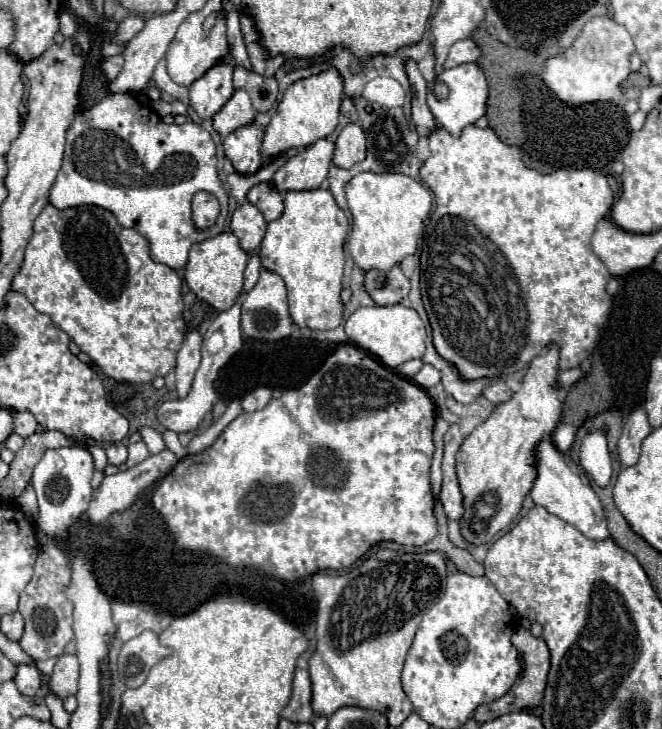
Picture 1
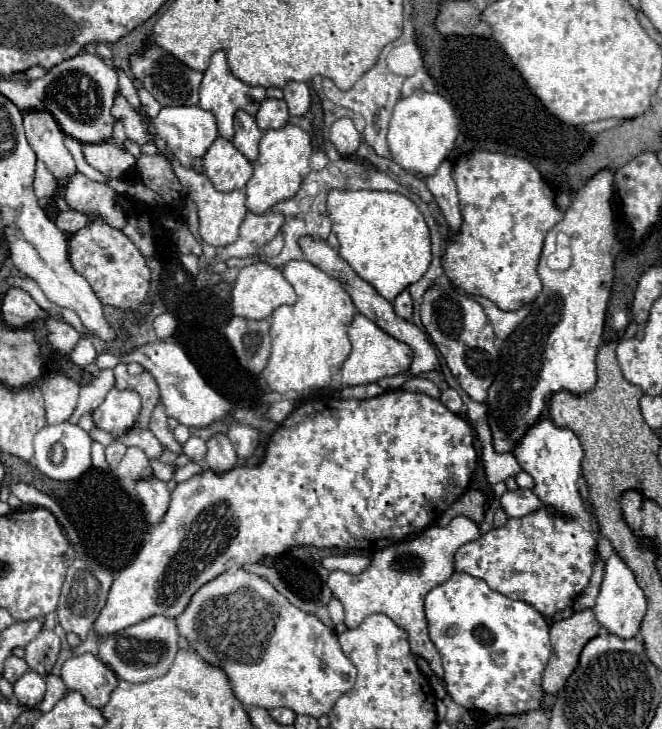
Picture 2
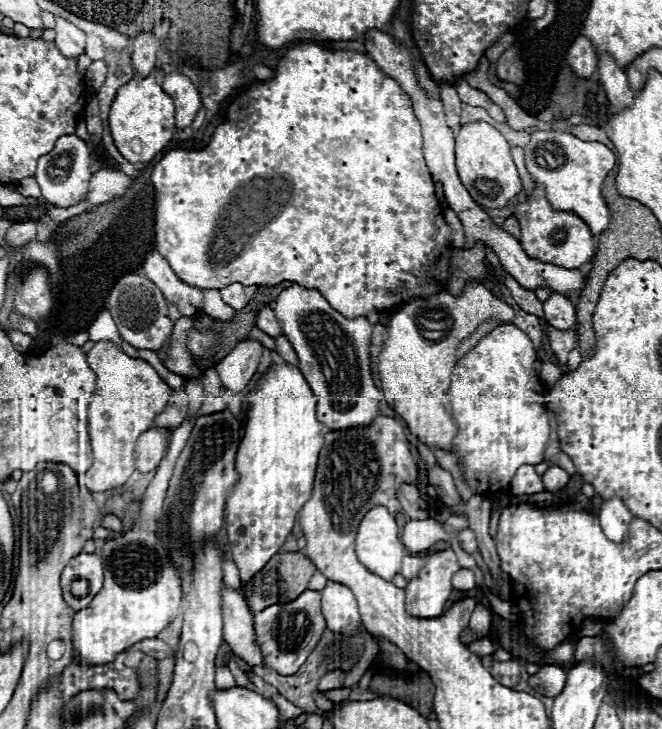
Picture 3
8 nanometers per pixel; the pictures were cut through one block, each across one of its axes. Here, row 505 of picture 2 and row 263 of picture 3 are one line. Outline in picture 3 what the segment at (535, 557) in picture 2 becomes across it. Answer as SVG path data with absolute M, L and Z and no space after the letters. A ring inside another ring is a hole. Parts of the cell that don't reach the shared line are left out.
M536 186L534 194L528 200L524 200L520 206L516 206L514 216L518 218L520 228L522 228L520 244L524 246L526 254L530 258L538 258L540 262L554 264L554 266L560 266L566 270L576 270L594 256L592 234L590 234L590 228L586 226L586 222L572 212L552 210L542 188Z

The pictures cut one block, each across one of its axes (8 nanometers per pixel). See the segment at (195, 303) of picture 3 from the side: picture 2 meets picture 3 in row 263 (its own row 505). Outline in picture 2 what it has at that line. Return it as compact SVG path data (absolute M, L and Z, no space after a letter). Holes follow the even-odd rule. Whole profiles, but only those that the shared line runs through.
M156 476L150 478L140 478L134 482L136 494L144 504L144 512L146 512L146 520L150 524L160 522L160 518L164 516L164 512L168 510L170 504L170 490L166 488L166 484L162 480L158 480Z

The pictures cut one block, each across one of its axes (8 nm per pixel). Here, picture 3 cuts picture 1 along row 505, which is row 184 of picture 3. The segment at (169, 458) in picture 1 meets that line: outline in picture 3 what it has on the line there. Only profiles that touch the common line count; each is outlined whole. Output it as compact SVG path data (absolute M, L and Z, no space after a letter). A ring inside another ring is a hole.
M100 170L92 174L90 188L86 200L92 204L106 204L112 198L124 196L126 190L130 188L132 178L126 176L122 170Z

